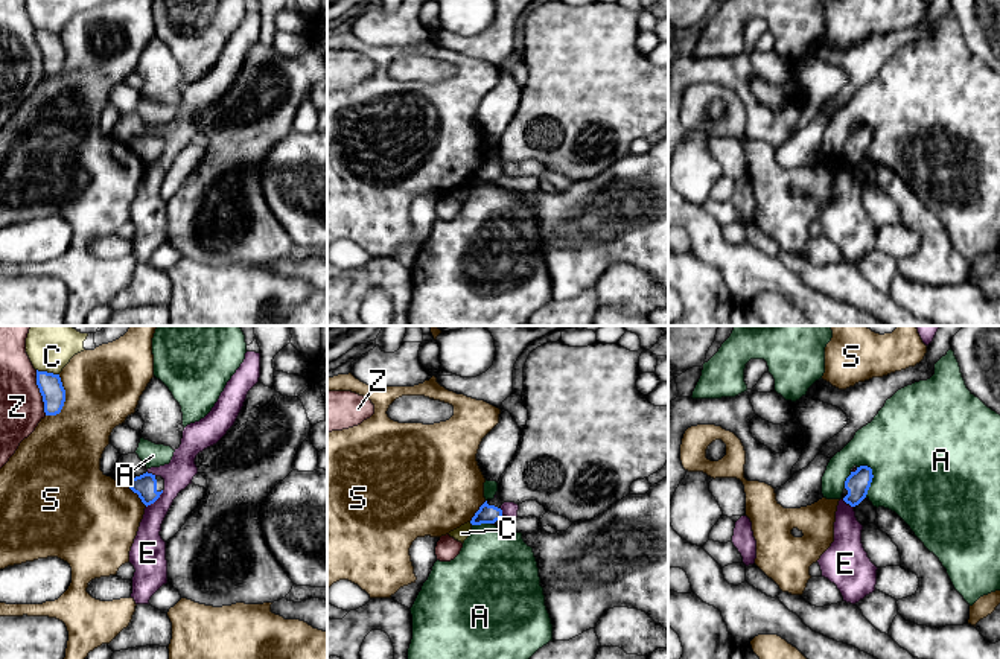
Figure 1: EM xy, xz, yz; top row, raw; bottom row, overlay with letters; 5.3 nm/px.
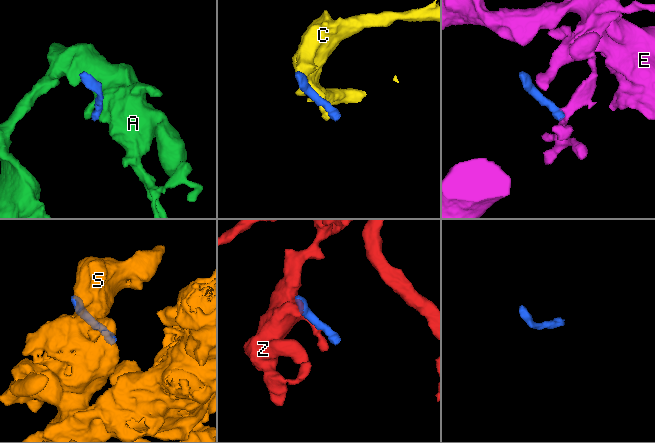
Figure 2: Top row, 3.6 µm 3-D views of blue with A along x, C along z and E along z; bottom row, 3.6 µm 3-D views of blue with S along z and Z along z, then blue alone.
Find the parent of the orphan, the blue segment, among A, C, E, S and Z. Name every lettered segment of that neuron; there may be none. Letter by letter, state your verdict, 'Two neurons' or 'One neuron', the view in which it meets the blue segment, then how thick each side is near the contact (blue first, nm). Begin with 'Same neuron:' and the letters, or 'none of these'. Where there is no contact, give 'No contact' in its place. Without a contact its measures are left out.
Same neuron: none of these
A: Two neurons. Touches blue in yz. Thickness 130 nm (blue) against 500 nm
C: Two neurons. Touches blue in xy. Thickness 130 nm (blue) against 170 nm
E: Two neurons. Touches blue in xy. Thickness 120 nm (blue) against 160 nm
S: Two neurons. Touches blue in xy. Thickness 130 nm (blue) against 400 nm
Z: Two neurons. Touches blue in xy. Thickness 130 nm (blue) against 240 nm

